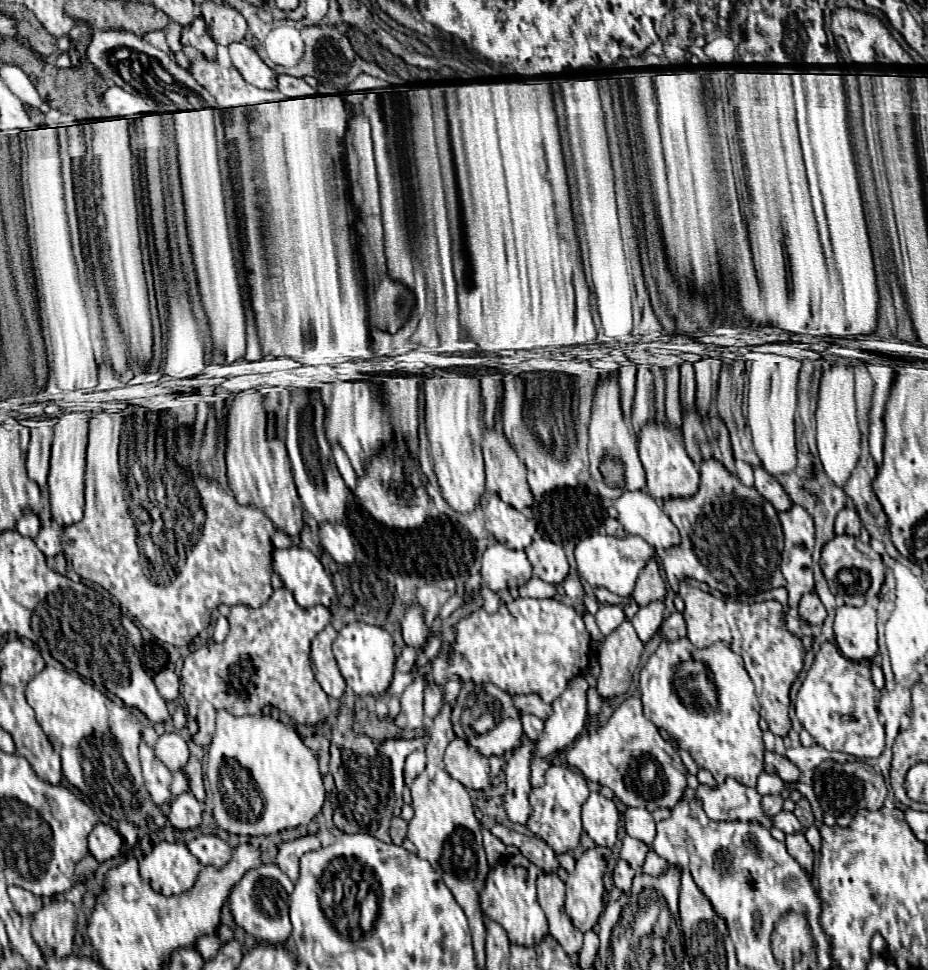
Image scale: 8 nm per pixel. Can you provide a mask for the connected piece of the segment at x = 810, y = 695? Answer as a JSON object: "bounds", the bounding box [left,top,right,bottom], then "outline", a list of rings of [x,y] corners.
{"bounds":[794,643,884,759],"outline":[[[824,643],[802,681],[794,707],[798,721],[818,745],[828,751],[844,751],[860,759],[872,759],[884,751],[884,727],[878,721],[876,699],[870,667],[846,659],[834,643]]]}

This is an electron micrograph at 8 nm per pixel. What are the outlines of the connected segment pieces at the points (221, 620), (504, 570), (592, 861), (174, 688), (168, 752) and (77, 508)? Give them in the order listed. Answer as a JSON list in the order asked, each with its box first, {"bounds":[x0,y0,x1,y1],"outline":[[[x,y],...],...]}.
[{"bounds":[212,617,228,643],"outline":[[[218,617],[212,639],[214,639],[216,643],[222,643],[222,641],[226,639],[226,635],[228,635],[228,619],[226,619],[226,617]]]},{"bounds":[480,543,532,598],"outline":[[[494,543],[484,551],[480,573],[484,577],[484,585],[488,585],[492,591],[513,587],[513,598],[517,598],[520,585],[532,577],[532,565],[524,551]]]},{"bounds":[566,845,610,931],"outline":[[[594,845],[576,861],[574,873],[566,881],[566,913],[582,931],[590,931],[604,911],[604,871],[610,849]]]},{"bounds":[154,666,180,701],"outline":[[[167,666],[162,669],[156,677],[154,683],[158,687],[158,693],[166,699],[166,701],[174,701],[180,695],[180,677],[174,670],[174,667]]]},{"bounds":[154,733,188,771],"outline":[[[164,733],[164,735],[160,735],[154,751],[156,751],[156,757],[170,771],[184,769],[184,765],[188,761],[188,745],[178,733]]]},{"bounds":[48,413,88,527],"outline":[[[86,413],[62,415],[54,425],[54,443],[52,443],[52,459],[48,474],[52,519],[62,527],[74,525],[84,517],[86,443],[88,443],[88,415]]]}]

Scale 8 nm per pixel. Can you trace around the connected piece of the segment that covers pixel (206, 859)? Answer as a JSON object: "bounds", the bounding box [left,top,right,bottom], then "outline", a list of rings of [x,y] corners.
{"bounds":[188,835,232,869],"outline":[[[198,835],[188,843],[188,849],[198,857],[202,865],[212,865],[218,869],[232,859],[232,847],[216,835]]]}

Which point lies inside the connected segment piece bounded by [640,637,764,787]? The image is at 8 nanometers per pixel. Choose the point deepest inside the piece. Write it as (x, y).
(727, 741)

